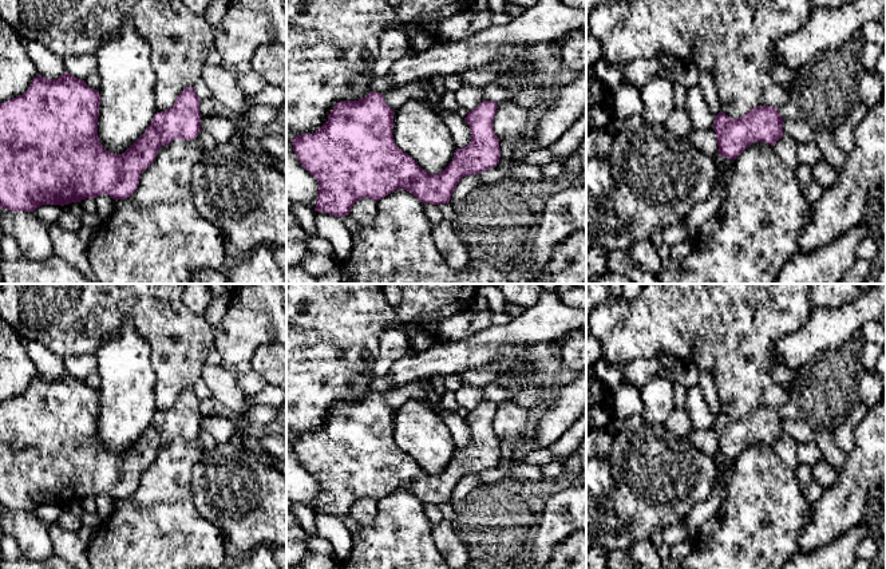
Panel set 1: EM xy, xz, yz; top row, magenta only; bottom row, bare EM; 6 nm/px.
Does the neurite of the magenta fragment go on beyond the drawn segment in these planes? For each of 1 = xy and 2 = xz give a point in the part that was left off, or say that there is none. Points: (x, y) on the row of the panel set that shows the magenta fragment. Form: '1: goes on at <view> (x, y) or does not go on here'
1: does not go on here
2: does not go on here

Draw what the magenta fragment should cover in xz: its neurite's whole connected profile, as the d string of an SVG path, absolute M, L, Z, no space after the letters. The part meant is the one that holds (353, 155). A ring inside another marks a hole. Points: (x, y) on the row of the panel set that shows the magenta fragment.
M369 91L359 100L337 102L319 130L292 139L301 166L319 182L315 212L345 217L359 199L379 201L397 189L410 191L423 204L448 204L463 177L480 174L499 163L499 139L494 133L497 108L495 102L483 100L468 111L464 120L471 130L470 143L456 147L452 161L442 173L428 174L396 146L392 135L395 111L385 103L383 94Z

